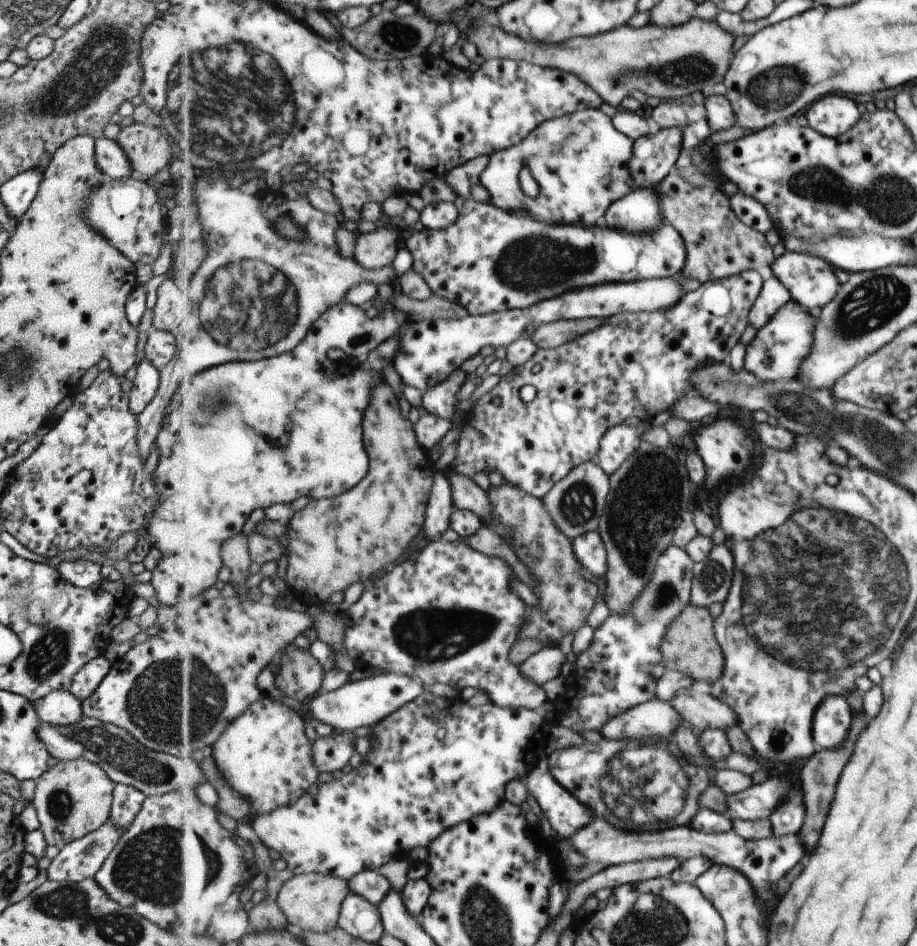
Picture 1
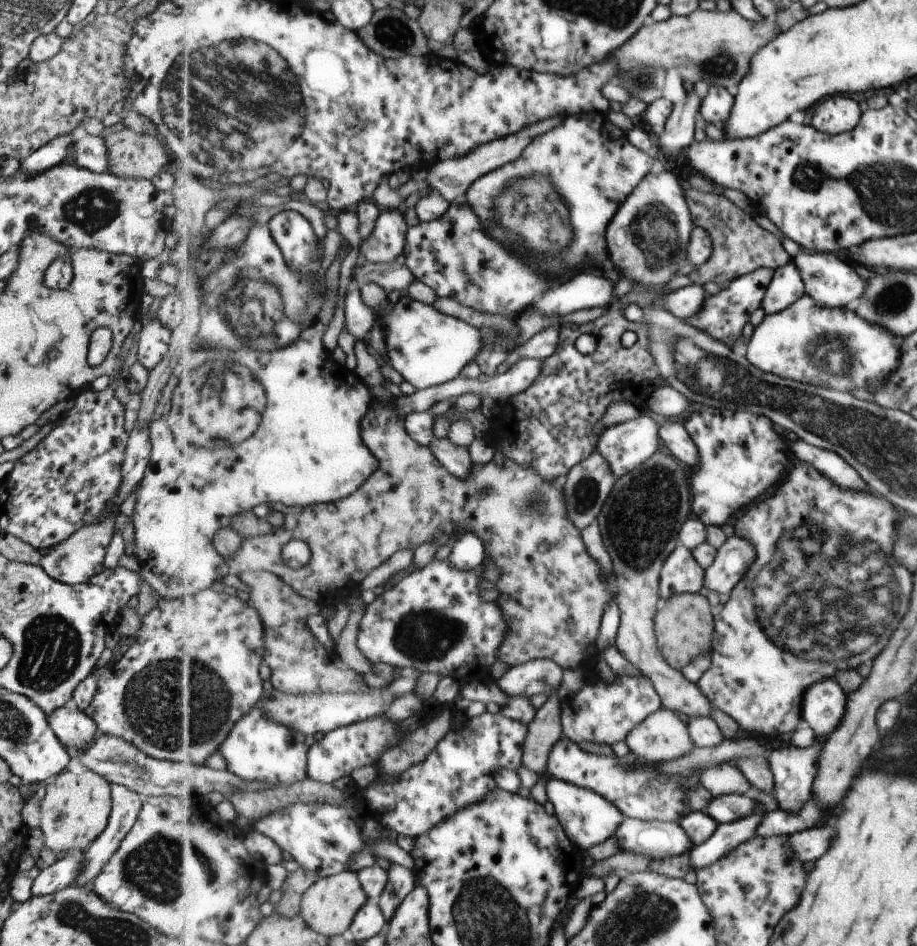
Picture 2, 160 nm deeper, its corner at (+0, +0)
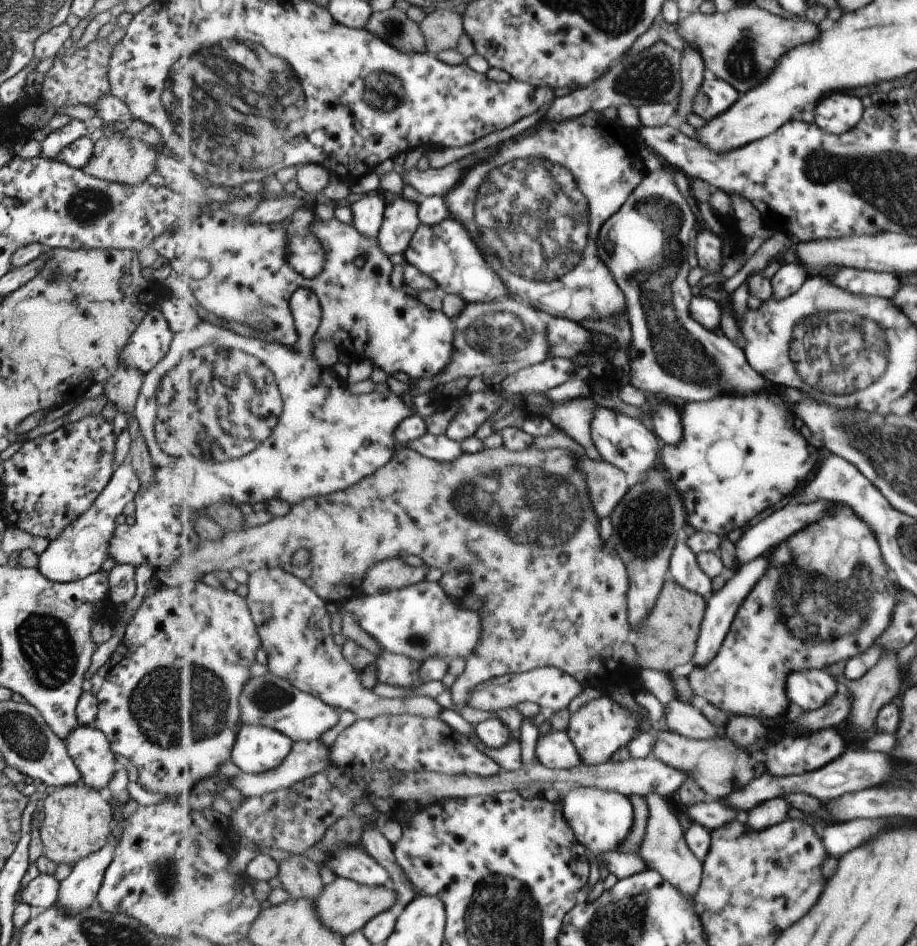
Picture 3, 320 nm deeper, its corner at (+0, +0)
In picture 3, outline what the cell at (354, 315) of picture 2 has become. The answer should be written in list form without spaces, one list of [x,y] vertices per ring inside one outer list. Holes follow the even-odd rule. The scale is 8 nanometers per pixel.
[[[363,194],[351,203],[354,212],[354,224],[365,236],[378,237],[381,227],[384,226],[386,207],[388,200],[375,196],[375,194]]]

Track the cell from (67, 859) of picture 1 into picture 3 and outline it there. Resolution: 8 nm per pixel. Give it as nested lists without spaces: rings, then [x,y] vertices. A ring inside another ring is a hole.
[[[37,875],[19,891],[19,902],[28,904],[37,911],[48,909],[54,904],[58,885],[53,875]]]

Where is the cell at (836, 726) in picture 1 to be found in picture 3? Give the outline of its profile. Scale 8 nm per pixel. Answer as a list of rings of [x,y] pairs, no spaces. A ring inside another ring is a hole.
[[[801,670],[787,680],[787,696],[793,704],[807,708],[821,708],[838,693],[834,676],[825,670]]]

